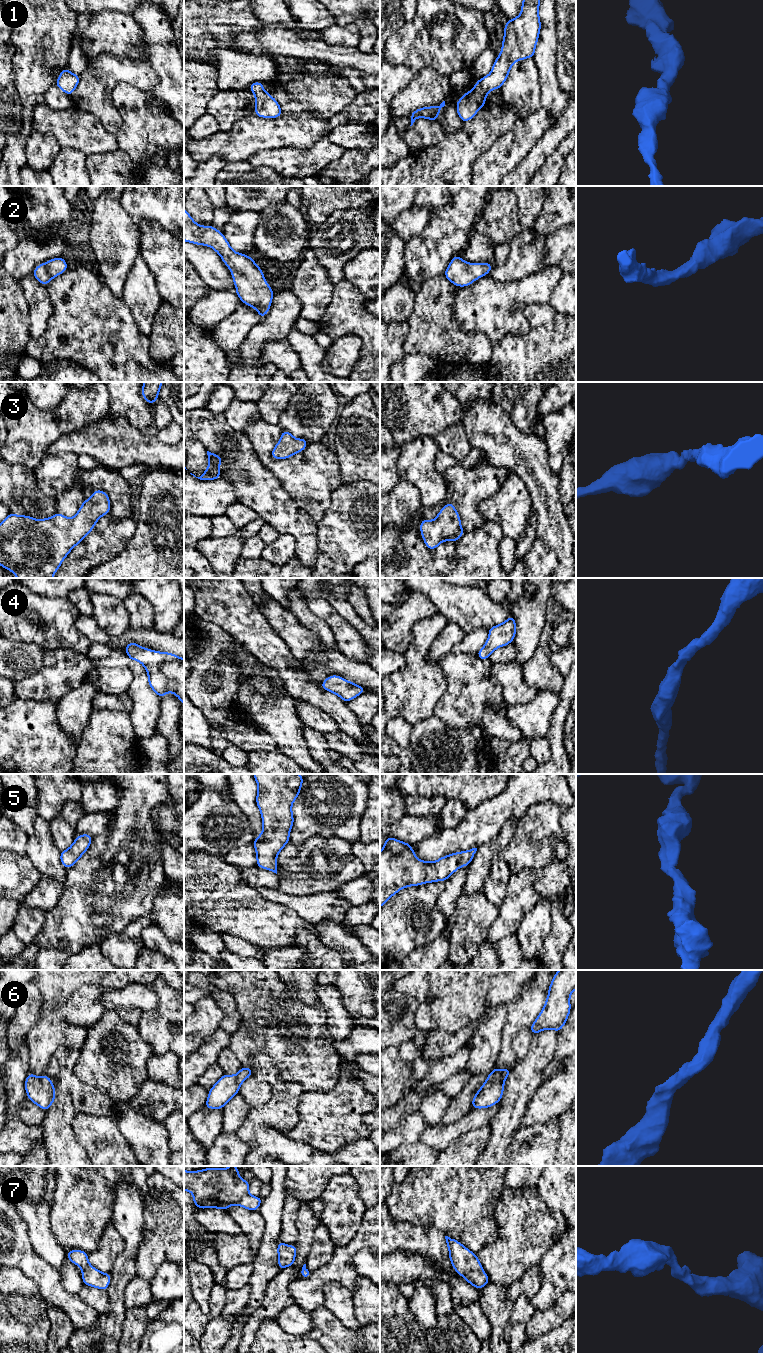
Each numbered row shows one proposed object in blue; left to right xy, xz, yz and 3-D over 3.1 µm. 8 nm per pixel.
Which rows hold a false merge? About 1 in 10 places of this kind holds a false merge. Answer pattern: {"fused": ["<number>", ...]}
{"fused": []}

